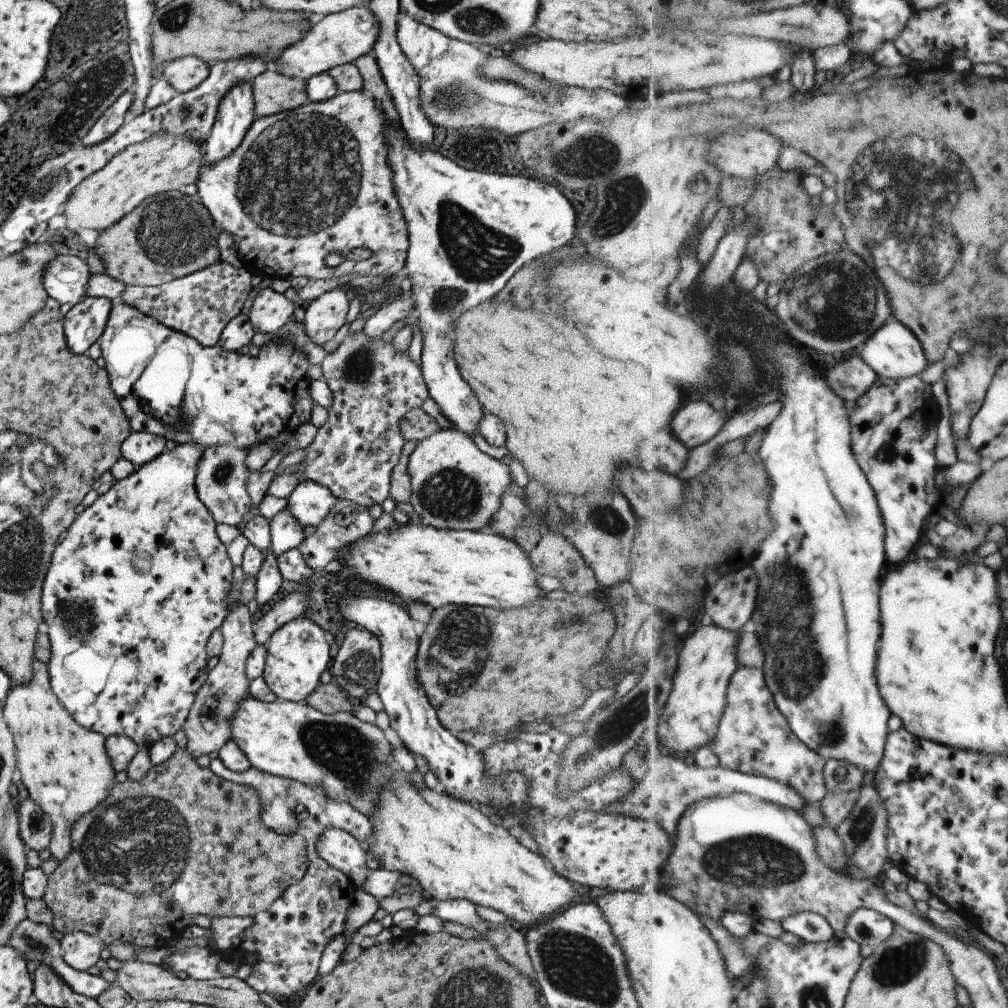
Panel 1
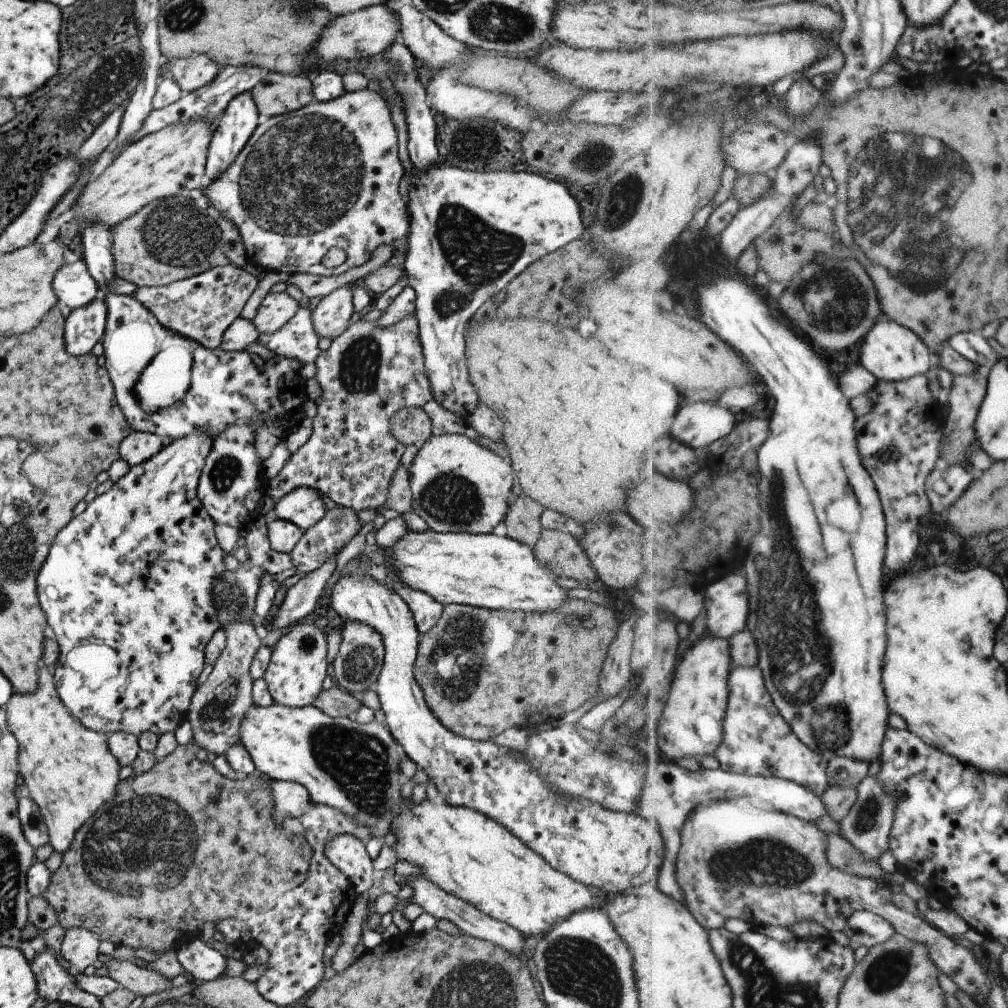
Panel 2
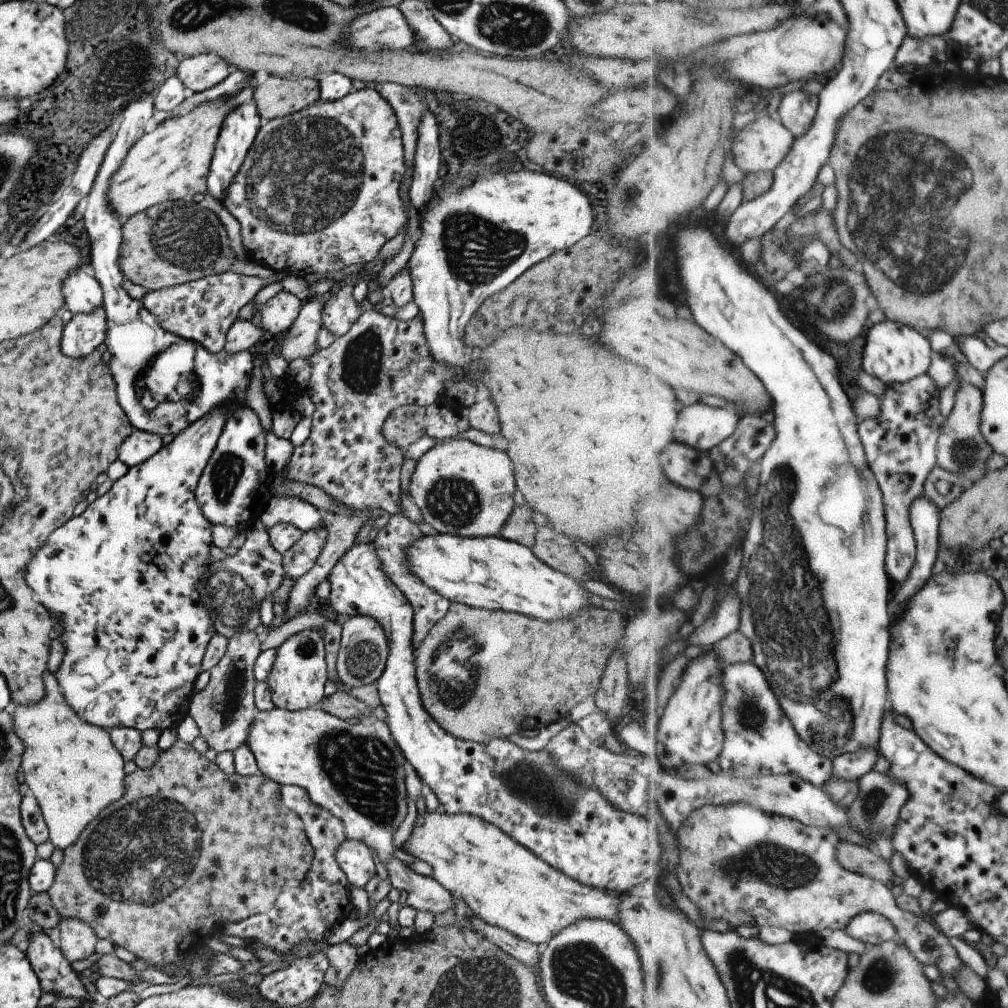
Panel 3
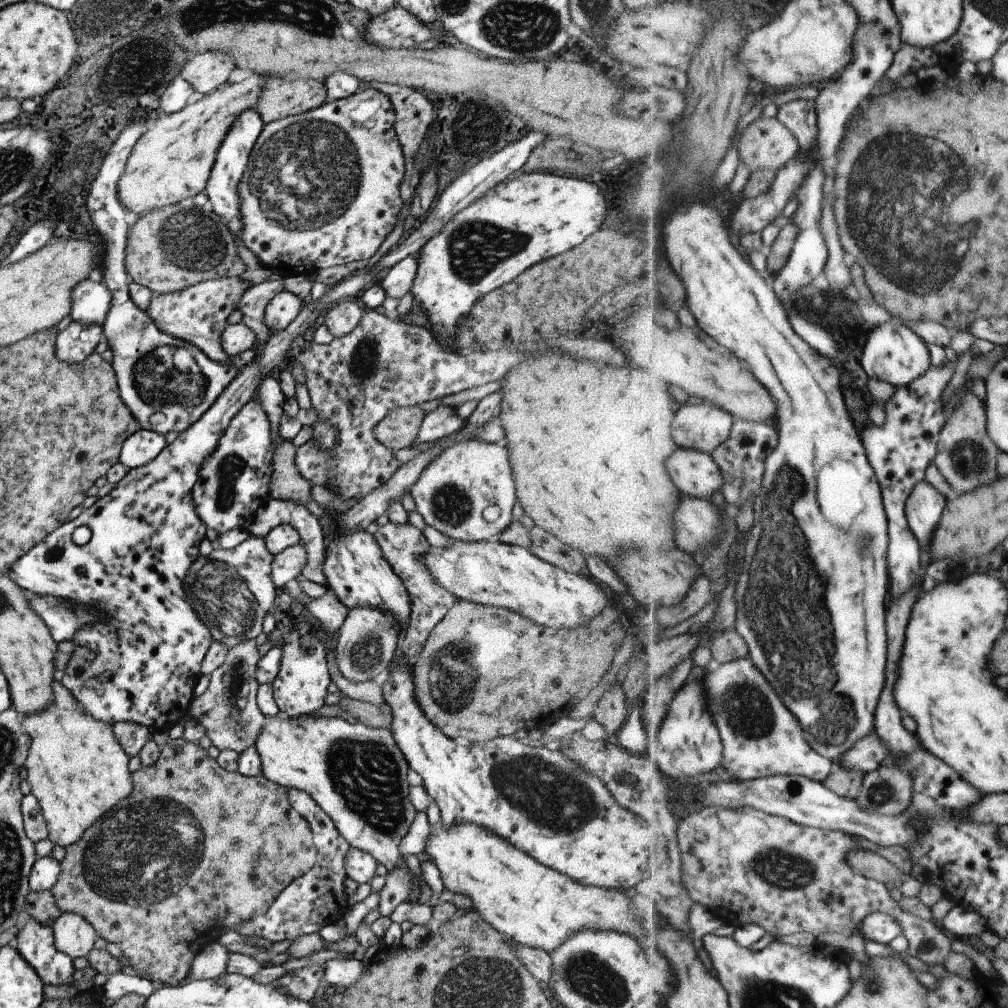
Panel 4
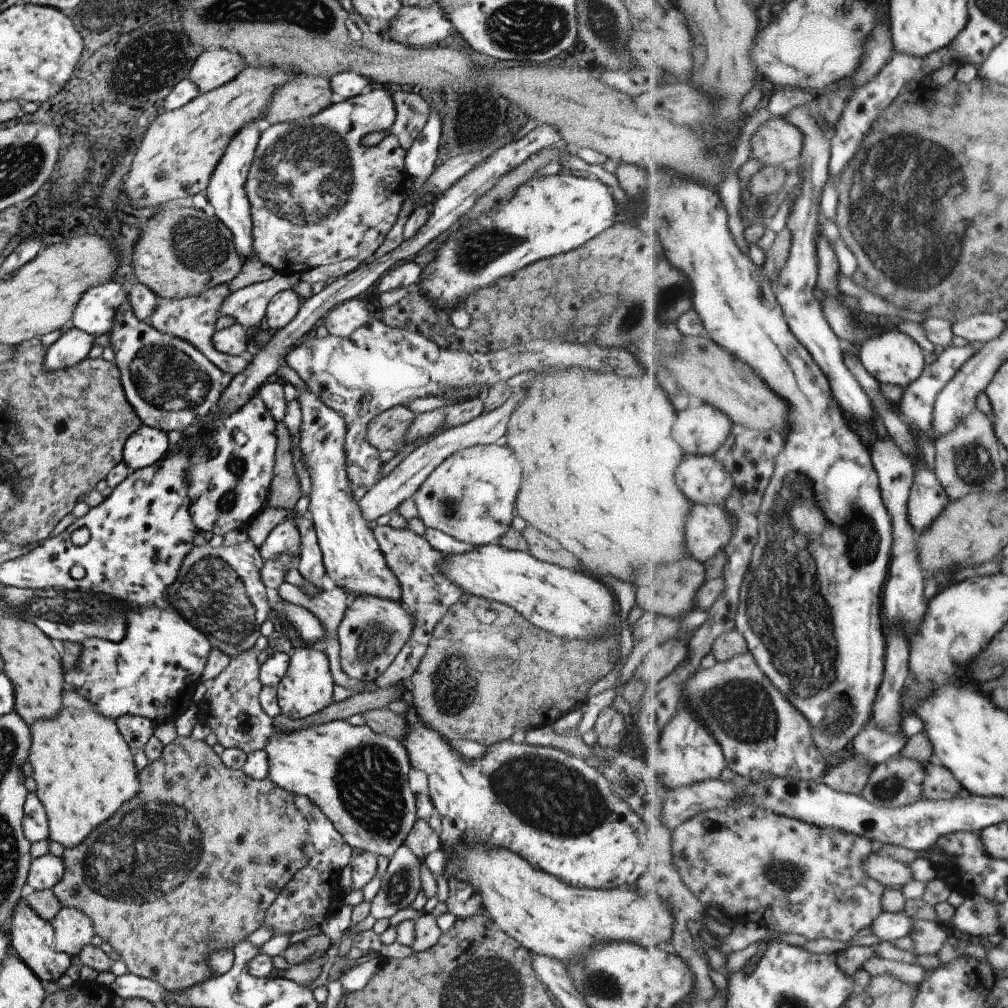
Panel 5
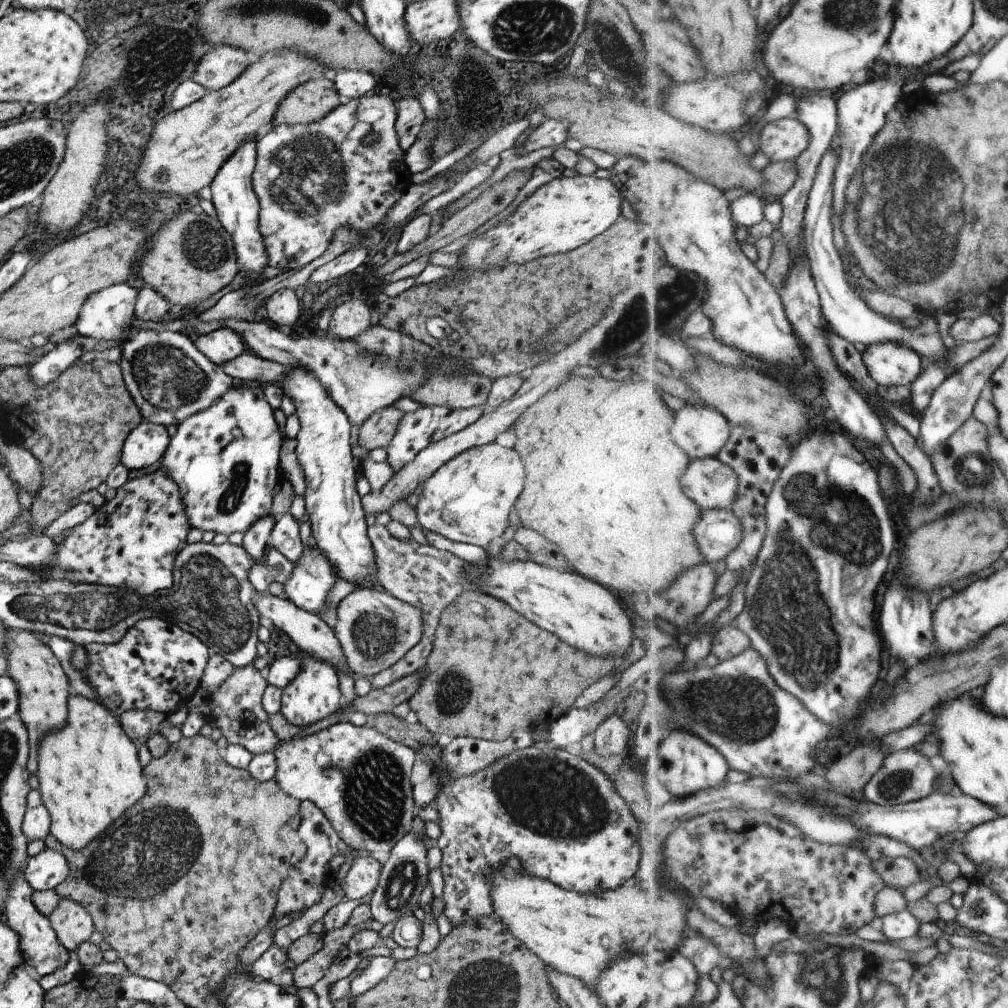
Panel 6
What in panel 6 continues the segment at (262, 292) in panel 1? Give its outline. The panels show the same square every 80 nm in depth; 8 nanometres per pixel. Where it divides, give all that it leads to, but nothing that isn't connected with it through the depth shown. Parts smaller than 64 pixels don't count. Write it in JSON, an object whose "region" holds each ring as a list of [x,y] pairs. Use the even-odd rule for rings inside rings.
{"region":[[[284,288],[266,298],[261,318],[275,328],[286,329],[298,320],[301,307],[300,292]]]}

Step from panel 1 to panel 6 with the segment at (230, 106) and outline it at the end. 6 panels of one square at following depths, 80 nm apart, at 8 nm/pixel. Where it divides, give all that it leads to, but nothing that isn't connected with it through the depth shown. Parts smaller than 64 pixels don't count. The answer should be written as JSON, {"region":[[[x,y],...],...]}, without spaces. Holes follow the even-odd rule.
{"region":[[[249,139],[239,144],[208,184],[211,191],[210,201],[214,206],[216,219],[231,237],[239,271],[243,271],[246,276],[246,284],[241,289],[250,289],[253,285],[260,283],[262,279],[258,278],[258,274],[267,266],[266,250],[258,229],[258,198],[250,183],[255,157],[255,139]]]}

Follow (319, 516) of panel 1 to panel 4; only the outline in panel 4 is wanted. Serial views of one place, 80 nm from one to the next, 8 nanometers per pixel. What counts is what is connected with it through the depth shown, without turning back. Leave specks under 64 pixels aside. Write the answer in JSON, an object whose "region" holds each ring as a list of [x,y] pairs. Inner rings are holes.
{"region":[[[269,498],[265,506],[255,511],[254,519],[245,530],[249,534],[265,538],[266,534],[273,527],[282,524],[291,525],[298,532],[300,541],[304,544],[306,550],[306,563],[304,564],[303,570],[300,572],[300,578],[325,586],[326,580],[322,571],[322,562],[324,561],[324,538],[318,518],[309,512],[305,505]]]}

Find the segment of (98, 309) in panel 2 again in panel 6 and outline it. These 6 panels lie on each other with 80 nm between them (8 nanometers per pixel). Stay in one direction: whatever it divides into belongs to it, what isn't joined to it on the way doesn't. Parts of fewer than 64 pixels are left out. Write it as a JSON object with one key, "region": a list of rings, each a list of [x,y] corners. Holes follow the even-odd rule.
{"region":[[[75,337],[71,340],[51,345],[29,367],[28,373],[38,387],[57,378],[66,368],[77,361],[83,351]]]}

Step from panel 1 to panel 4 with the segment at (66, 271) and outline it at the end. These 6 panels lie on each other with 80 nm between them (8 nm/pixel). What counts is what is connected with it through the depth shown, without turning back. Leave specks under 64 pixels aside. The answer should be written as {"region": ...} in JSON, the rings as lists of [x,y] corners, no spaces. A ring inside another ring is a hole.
{"region":[[[98,276],[85,277],[73,285],[70,292],[70,311],[73,321],[83,324],[103,324],[111,295]]]}

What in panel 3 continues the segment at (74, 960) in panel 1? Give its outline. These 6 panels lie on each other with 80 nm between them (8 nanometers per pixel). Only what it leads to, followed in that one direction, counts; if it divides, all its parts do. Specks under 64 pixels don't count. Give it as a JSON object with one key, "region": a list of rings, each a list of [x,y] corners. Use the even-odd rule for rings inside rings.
{"region":[[[77,919],[60,920],[54,935],[60,953],[69,962],[83,960],[94,953],[97,936],[87,923]]]}

